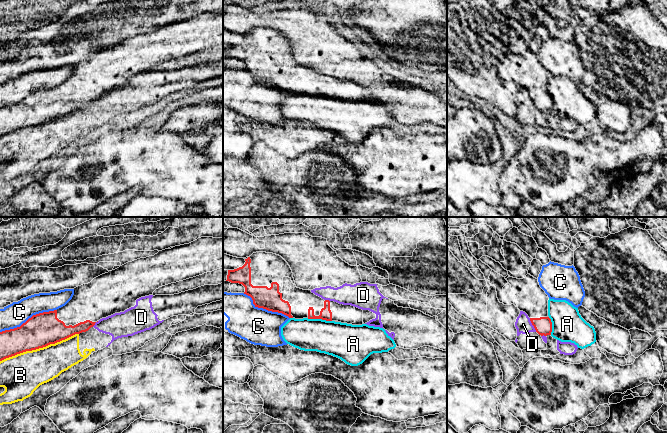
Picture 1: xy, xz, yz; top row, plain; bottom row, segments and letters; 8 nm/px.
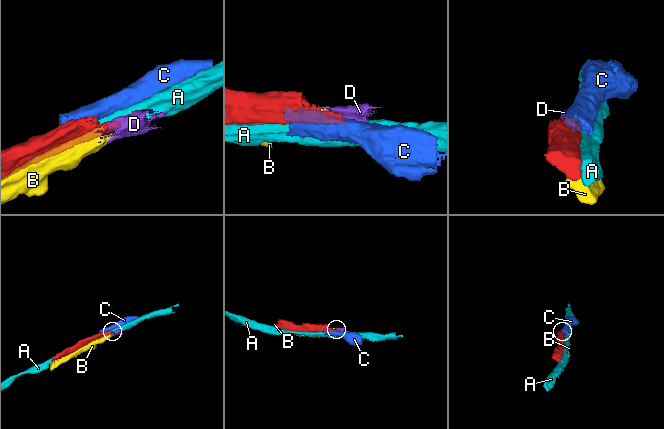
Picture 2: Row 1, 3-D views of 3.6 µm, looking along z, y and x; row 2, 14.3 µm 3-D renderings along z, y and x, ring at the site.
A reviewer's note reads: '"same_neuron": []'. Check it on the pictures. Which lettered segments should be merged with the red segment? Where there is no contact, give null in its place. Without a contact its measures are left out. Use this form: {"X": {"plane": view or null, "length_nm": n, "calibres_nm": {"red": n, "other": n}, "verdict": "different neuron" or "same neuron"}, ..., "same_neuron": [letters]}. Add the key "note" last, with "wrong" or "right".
{"A": {"plane": "xz", "length_nm": 200, "calibres_nm": {"red": 100, "other": 280}, "verdict": "different neuron"}, "B": {"plane": "xy", "length_nm": 650, "calibres_nm": {"red": 260, "other": 320}, "verdict": "different neuron"}, "C": {"plane": "xy", "length_nm": 500, "calibres_nm": {"red": 260, "other": 190}, "verdict": "different neuron"}, "D": {"plane": "yz", "length_nm": 130, "calibres_nm": {"red": 140, "other": 130}, "verdict": "different neuron"}, "same_neuron": [], "note": "right"}

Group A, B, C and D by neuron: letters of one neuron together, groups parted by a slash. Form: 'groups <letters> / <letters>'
groups A / B D / C

